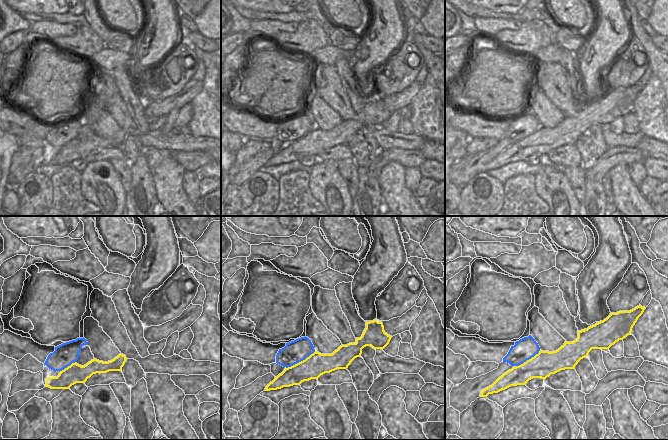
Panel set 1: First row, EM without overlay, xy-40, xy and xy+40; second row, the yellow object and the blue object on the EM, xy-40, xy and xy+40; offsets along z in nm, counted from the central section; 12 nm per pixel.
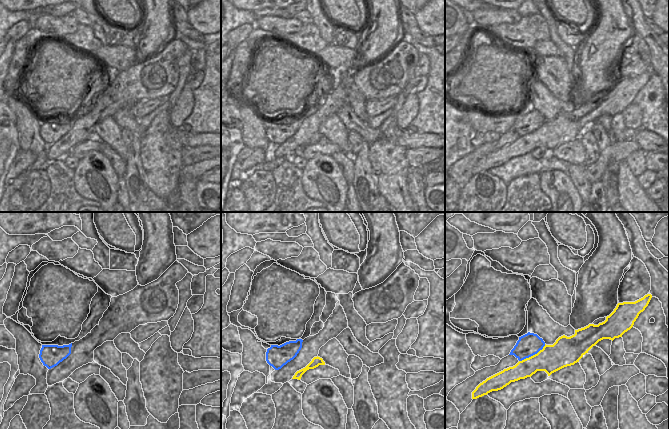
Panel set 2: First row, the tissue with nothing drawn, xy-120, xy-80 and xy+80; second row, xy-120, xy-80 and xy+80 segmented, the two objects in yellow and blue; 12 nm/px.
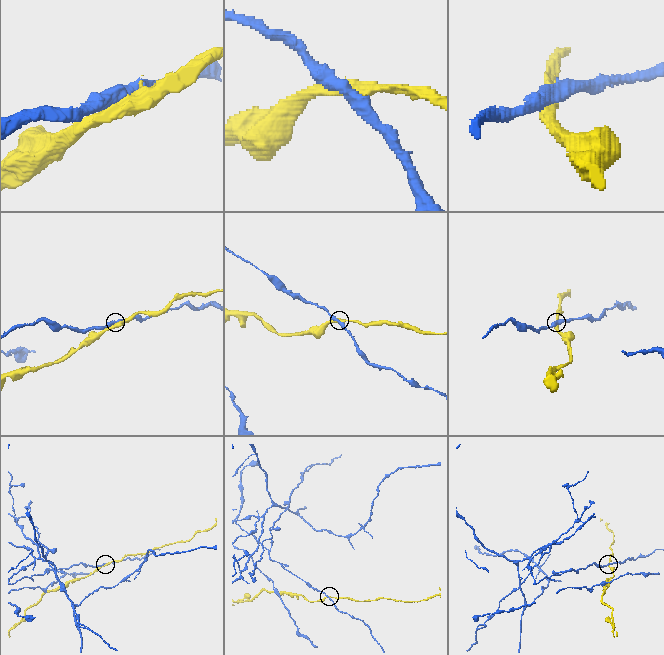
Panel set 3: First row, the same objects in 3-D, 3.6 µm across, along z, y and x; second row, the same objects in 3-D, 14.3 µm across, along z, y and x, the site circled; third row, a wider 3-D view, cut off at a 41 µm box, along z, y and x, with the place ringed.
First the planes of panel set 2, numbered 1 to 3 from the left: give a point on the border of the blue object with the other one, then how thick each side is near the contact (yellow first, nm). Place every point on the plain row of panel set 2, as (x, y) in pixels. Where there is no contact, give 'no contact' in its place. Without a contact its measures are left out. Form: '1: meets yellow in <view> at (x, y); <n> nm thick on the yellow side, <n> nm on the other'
1: no contact
2: no contact
3: meets yellow in xy+80 at (533, 131); 320 nm thick on the yellow side, 260 nm on the other

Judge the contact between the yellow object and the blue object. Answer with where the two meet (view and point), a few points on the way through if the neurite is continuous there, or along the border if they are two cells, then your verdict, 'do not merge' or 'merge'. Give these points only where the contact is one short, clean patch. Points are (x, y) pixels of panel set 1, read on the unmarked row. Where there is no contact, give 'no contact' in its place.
meets yellow in xy at (301, 137); do not merge

